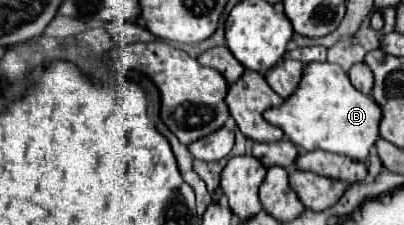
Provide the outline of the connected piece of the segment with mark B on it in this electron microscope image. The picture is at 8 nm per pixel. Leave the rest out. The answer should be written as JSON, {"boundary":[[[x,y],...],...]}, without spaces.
{"boundary":[[[311,63],[303,69],[303,81],[299,89],[281,107],[273,107],[263,117],[281,127],[283,133],[301,151],[331,151],[353,161],[369,161],[369,151],[379,139],[379,121],[383,119],[383,109],[373,97],[357,91],[349,75],[333,63]]]}

